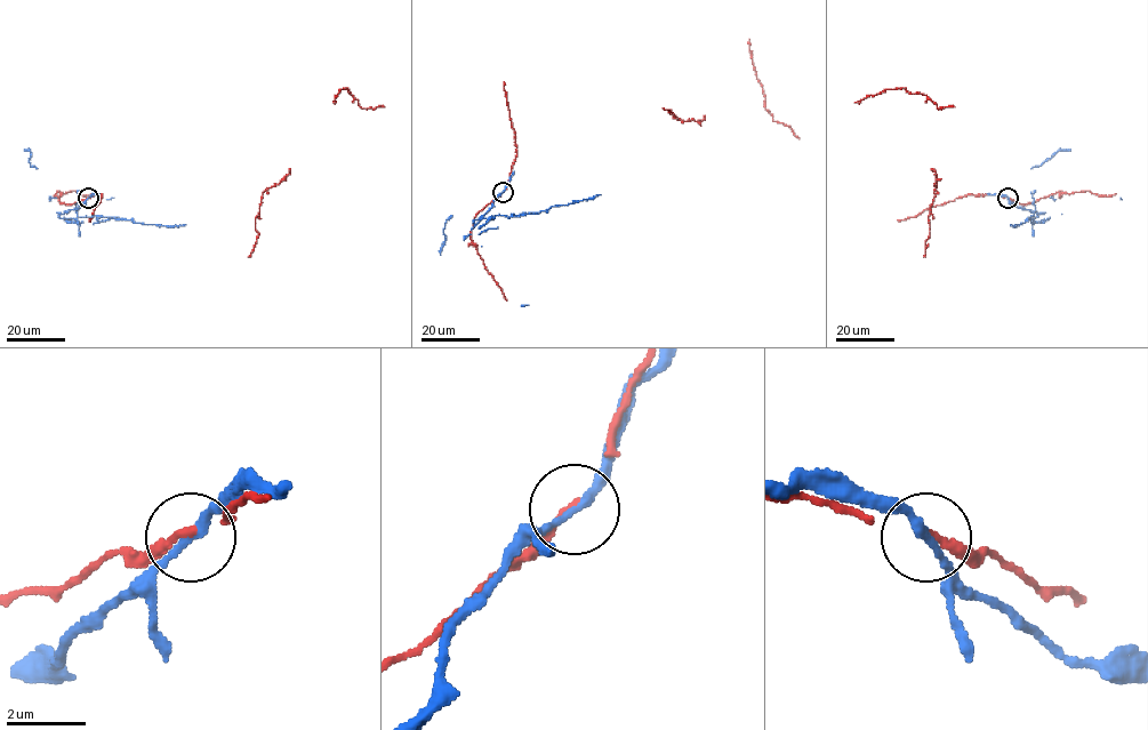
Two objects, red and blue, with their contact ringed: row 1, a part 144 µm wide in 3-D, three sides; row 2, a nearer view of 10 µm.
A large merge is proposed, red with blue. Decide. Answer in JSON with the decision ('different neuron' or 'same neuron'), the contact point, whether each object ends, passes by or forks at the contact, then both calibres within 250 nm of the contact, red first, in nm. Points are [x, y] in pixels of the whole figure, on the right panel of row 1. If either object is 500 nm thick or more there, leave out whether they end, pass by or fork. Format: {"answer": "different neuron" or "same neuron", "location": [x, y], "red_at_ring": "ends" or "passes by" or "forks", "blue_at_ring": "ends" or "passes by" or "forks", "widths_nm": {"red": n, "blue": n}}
{"answer": "different neuron", "location": [1008, 198], "red_at_ring": "ends", "blue_at_ring": "passes by", "widths_nm": {"red": 180, "blue": 200}}

